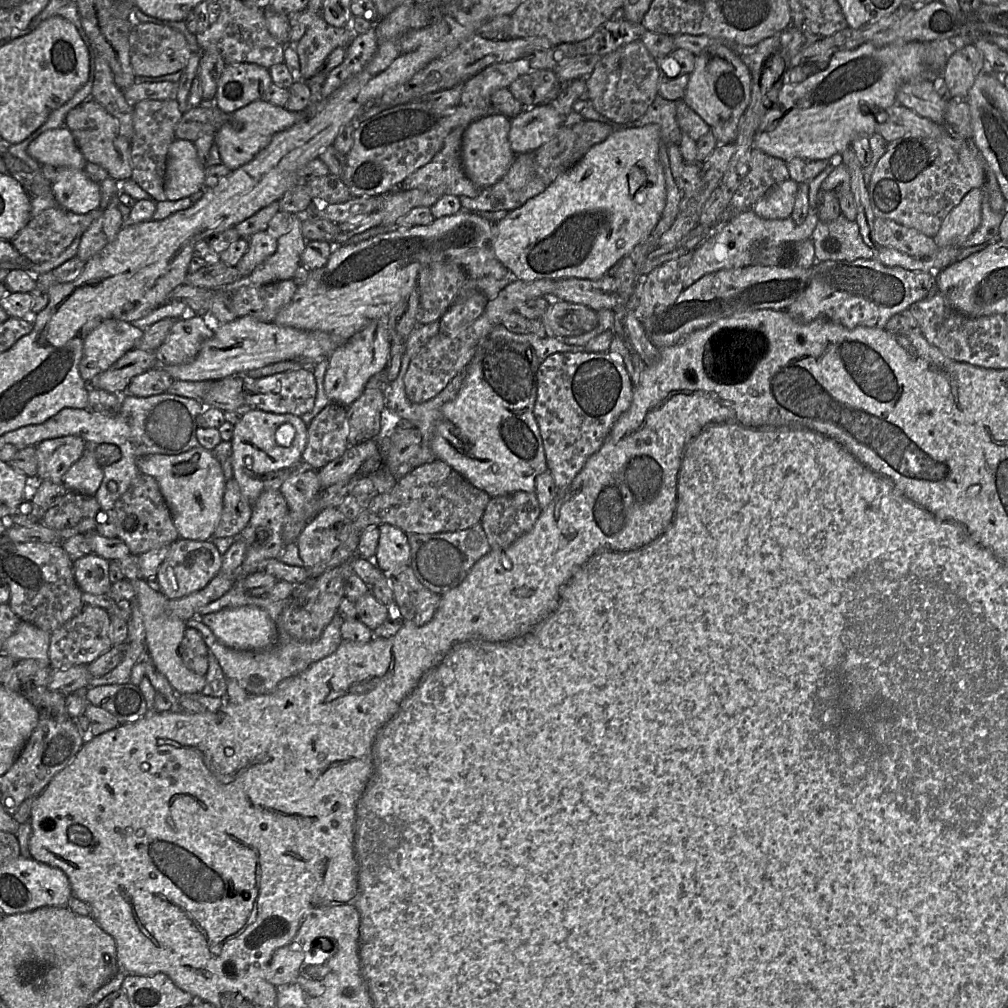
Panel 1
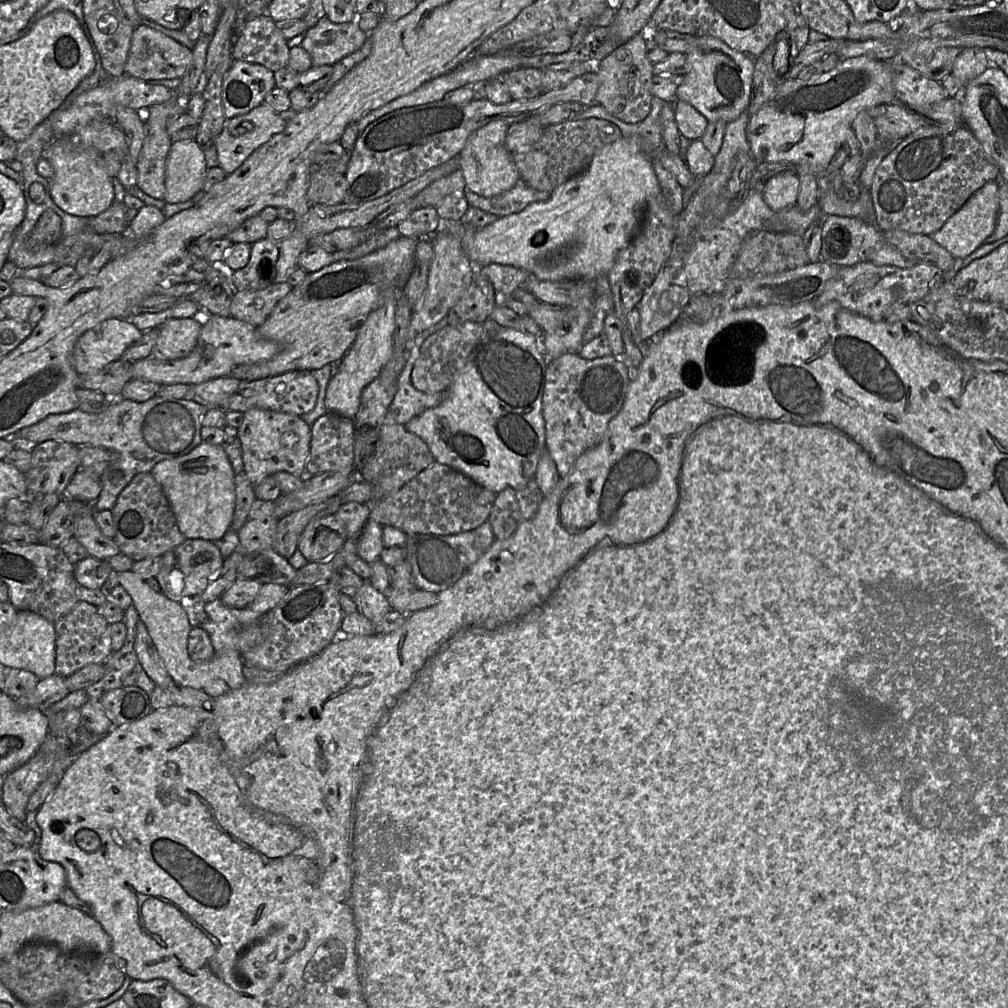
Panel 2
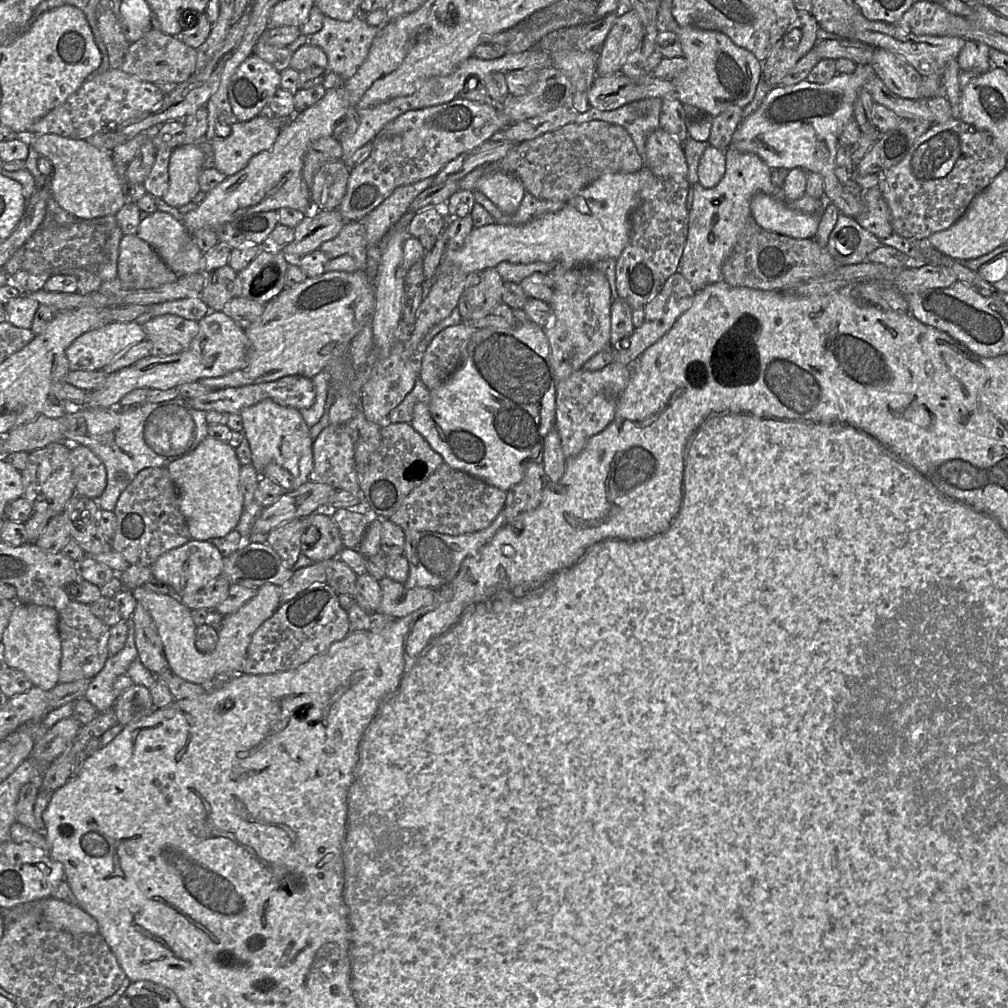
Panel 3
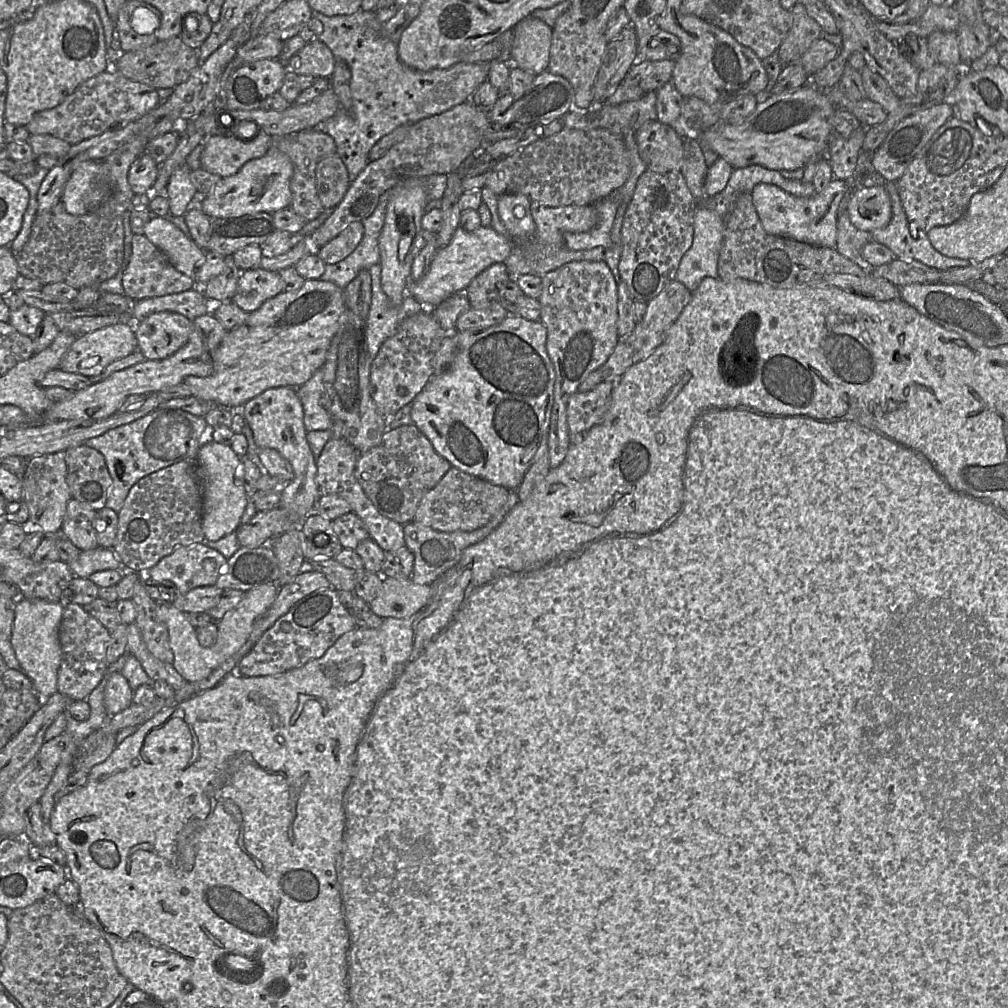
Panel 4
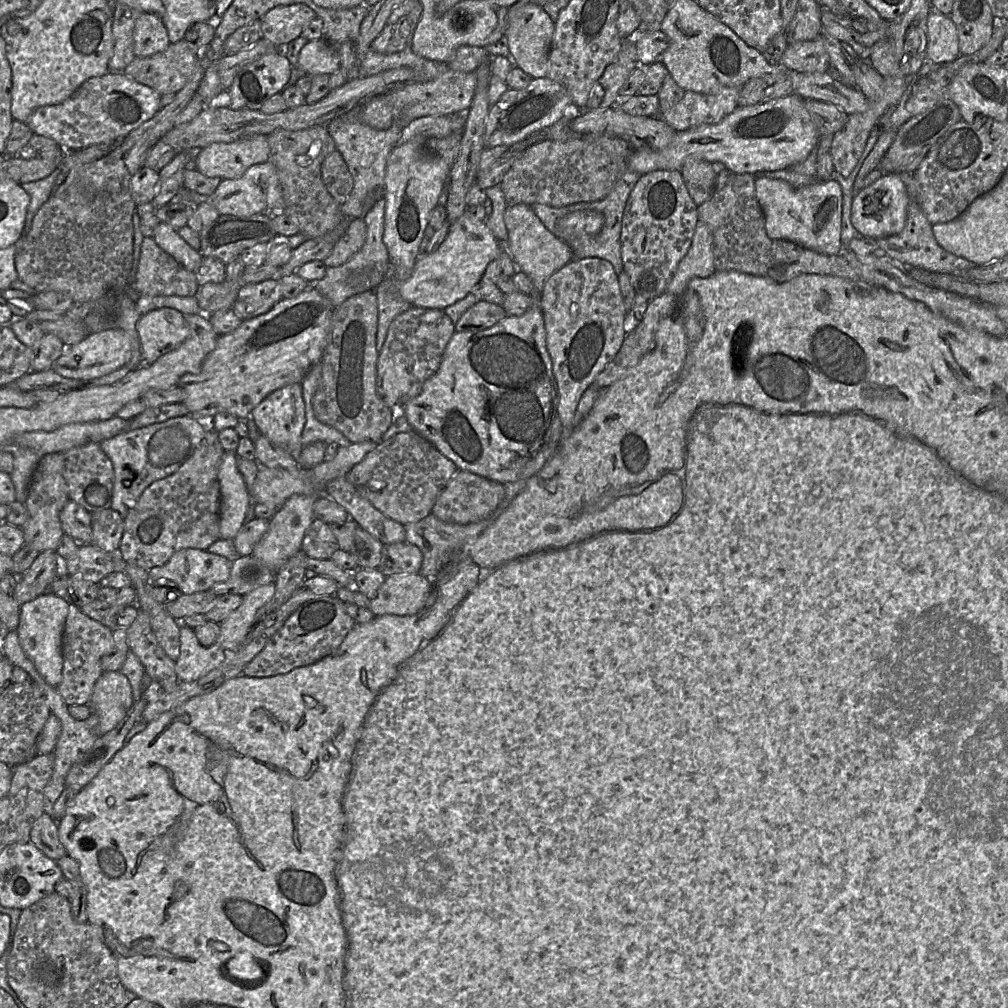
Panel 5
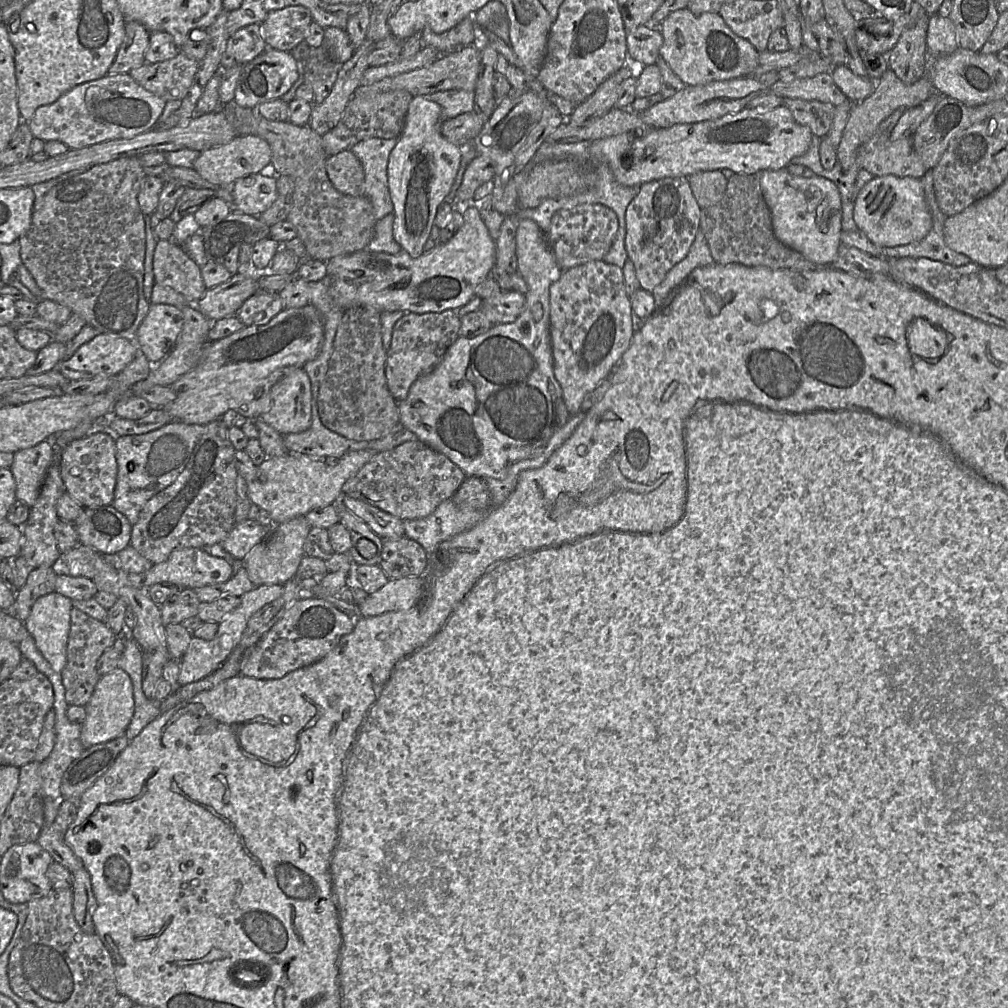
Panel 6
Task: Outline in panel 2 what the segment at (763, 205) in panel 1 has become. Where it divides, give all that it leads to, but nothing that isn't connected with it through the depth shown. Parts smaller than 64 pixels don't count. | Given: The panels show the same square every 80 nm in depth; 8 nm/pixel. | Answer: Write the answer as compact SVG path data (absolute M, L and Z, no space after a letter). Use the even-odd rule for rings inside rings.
M791 169L768 180L762 189L766 205L778 212L796 205L800 187L800 178Z

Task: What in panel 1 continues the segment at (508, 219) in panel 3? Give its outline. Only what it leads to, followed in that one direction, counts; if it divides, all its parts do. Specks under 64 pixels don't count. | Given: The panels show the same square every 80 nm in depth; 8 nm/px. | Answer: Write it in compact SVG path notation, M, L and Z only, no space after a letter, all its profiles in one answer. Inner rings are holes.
M527 152L516 155L505 176L484 188L477 197L462 195L459 199L462 209L471 212L510 212L543 192L546 187L537 174L533 153Z

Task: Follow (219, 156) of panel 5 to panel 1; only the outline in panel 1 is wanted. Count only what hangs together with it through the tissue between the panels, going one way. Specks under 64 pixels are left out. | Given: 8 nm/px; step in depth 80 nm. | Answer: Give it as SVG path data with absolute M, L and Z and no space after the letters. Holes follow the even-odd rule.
M263 100L255 101L230 114L229 120L216 132L214 138L222 164L231 171L247 164L270 143L275 134L293 126L302 114L302 112L289 111Z

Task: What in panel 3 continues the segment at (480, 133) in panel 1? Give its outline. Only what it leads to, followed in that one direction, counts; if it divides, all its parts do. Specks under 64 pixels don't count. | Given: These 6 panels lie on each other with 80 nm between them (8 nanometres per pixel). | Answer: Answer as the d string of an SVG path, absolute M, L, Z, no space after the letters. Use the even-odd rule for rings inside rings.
M499 170L484 173L476 183L476 190L508 215L518 210L526 192L519 178Z

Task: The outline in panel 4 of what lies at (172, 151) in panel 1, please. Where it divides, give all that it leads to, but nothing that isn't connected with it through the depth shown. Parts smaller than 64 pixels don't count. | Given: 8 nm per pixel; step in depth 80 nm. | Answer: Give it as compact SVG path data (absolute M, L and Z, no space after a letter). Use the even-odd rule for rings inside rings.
M185 163L178 167L170 177L165 190L173 216L185 216L189 210L195 193L197 192L191 180L191 169Z

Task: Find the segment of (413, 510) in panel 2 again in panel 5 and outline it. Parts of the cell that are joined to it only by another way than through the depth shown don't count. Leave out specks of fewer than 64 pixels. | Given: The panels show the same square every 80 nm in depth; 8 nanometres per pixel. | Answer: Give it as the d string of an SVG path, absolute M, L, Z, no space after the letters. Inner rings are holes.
M457 470L438 495L431 514L447 523L476 523L494 515L504 495L503 484L468 471Z

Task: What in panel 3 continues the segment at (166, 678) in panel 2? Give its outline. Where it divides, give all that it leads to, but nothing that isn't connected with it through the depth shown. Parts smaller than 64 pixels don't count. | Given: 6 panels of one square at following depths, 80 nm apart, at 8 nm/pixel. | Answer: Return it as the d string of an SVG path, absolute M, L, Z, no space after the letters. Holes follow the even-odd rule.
M136 604L132 621L138 659L154 675L169 669L164 646L158 634L157 627L142 604Z

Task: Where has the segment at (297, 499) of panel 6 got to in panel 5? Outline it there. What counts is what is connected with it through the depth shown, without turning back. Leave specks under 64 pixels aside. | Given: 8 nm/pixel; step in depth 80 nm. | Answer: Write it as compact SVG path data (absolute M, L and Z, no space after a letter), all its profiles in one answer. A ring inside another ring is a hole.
M361 442L346 446L337 444L327 445L325 461L311 468L300 467L297 472L291 473L282 468L268 468L259 464L259 471L252 488L249 489L251 500L254 503L262 503L270 508L278 509L292 495L321 496L327 483L339 478L346 477L351 469L361 462L366 455L375 449L378 442Z

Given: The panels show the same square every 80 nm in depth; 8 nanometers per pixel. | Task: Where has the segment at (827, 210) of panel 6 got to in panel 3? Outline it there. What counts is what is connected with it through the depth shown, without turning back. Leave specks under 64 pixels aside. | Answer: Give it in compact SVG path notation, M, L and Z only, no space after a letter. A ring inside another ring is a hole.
M764 193L752 197L750 210L755 222L763 229L794 239L813 239L820 222L820 214L800 212L789 207L781 198L774 198Z

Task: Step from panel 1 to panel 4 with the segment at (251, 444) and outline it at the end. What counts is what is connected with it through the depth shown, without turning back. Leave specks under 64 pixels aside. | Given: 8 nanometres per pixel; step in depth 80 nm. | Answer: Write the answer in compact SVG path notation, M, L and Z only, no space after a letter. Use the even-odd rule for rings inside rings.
M290 386L268 389L246 402L239 410L246 423L251 427L256 445L259 448L272 448L277 450L292 465L294 478L283 486L280 499L280 505L284 507L291 516L291 519L285 524L284 532L301 527L302 521L310 513L316 511L317 500L321 495L321 490L316 482L316 461L307 441L307 431L303 420L303 406L298 397L297 389L298 388Z

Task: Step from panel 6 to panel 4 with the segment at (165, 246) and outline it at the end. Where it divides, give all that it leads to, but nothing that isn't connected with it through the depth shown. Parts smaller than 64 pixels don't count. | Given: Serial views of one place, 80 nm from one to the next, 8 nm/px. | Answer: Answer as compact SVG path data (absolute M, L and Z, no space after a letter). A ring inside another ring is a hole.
M134 234L132 237L132 255L122 276L125 295L140 300L180 293L196 287L196 281L179 272L167 256L144 235Z

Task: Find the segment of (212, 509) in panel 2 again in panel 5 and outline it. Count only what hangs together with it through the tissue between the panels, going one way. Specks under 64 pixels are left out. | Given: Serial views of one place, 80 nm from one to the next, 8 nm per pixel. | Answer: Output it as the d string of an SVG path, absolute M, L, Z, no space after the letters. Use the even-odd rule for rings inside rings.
M225 451L218 471L220 539L233 540L245 523L251 496L237 467L237 455Z

